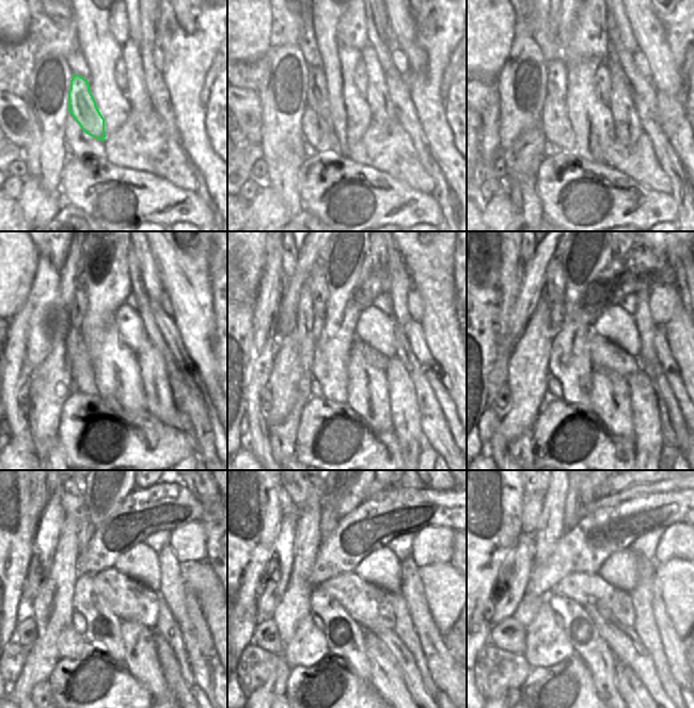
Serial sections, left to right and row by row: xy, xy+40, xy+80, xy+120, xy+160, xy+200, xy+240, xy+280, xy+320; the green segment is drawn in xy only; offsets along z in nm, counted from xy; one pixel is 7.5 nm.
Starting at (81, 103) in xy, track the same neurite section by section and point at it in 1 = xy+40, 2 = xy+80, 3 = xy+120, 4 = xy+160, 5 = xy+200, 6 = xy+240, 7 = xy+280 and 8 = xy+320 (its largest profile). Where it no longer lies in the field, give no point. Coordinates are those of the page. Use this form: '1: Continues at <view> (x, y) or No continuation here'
1: Continues at xy+40 (317, 95)
2: Continues at xy+80 (555, 68)
3: Continues at xy+120 (78, 308)
4: Continues at xy+160 (317, 285)
5: Continues at xy+200 (555, 285)
6: Continues at xy+240 (71, 496)
7: Continues at xy+280 (298, 492)
8: Continues at xy+320 (540, 492)

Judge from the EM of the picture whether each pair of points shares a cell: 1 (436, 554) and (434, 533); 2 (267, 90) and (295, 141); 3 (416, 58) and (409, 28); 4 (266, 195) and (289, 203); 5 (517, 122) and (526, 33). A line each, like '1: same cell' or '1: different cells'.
1: same cell
2: same cell
3: same cell
4: different cells
5: same cell

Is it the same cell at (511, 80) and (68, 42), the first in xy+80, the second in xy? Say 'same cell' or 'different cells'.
same cell

